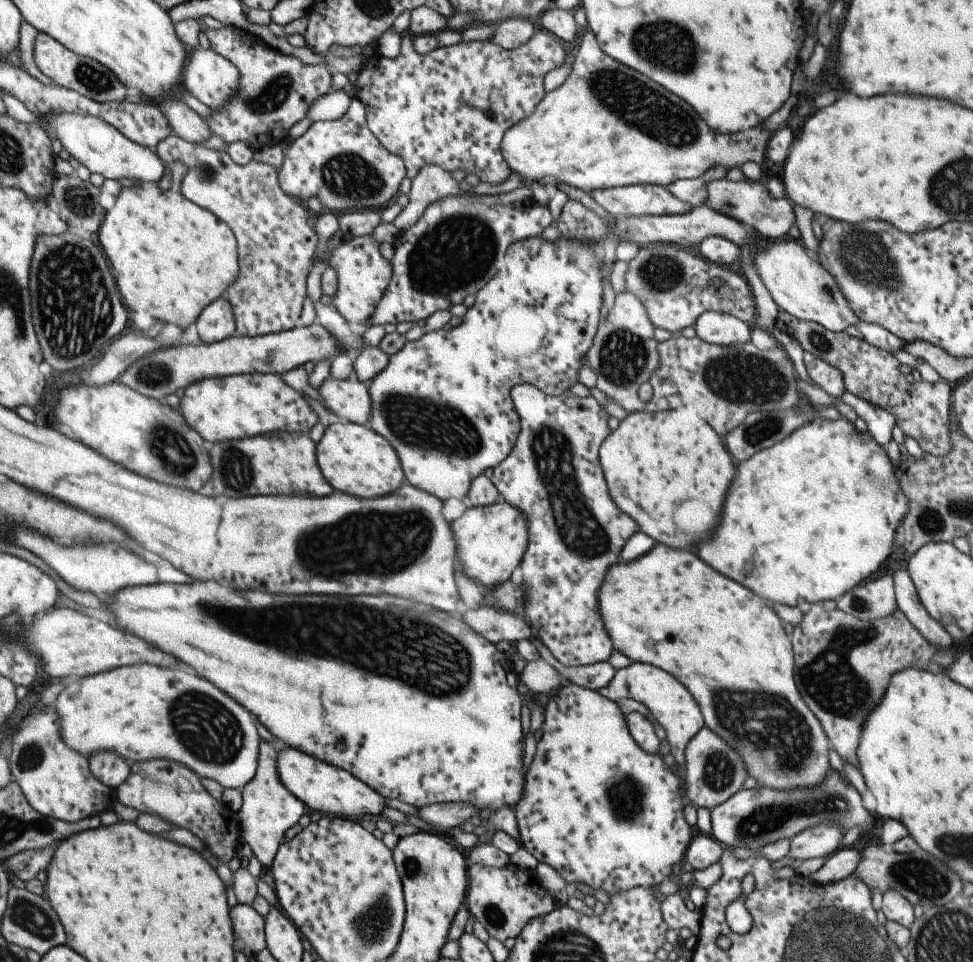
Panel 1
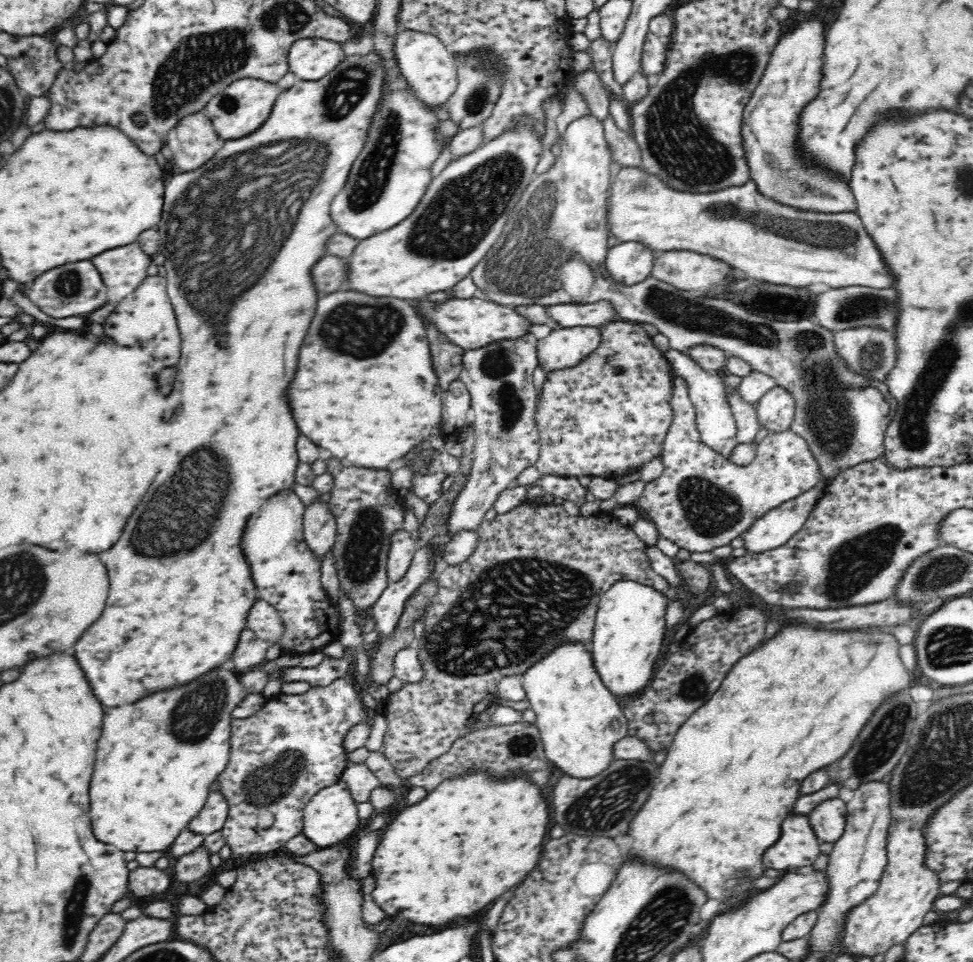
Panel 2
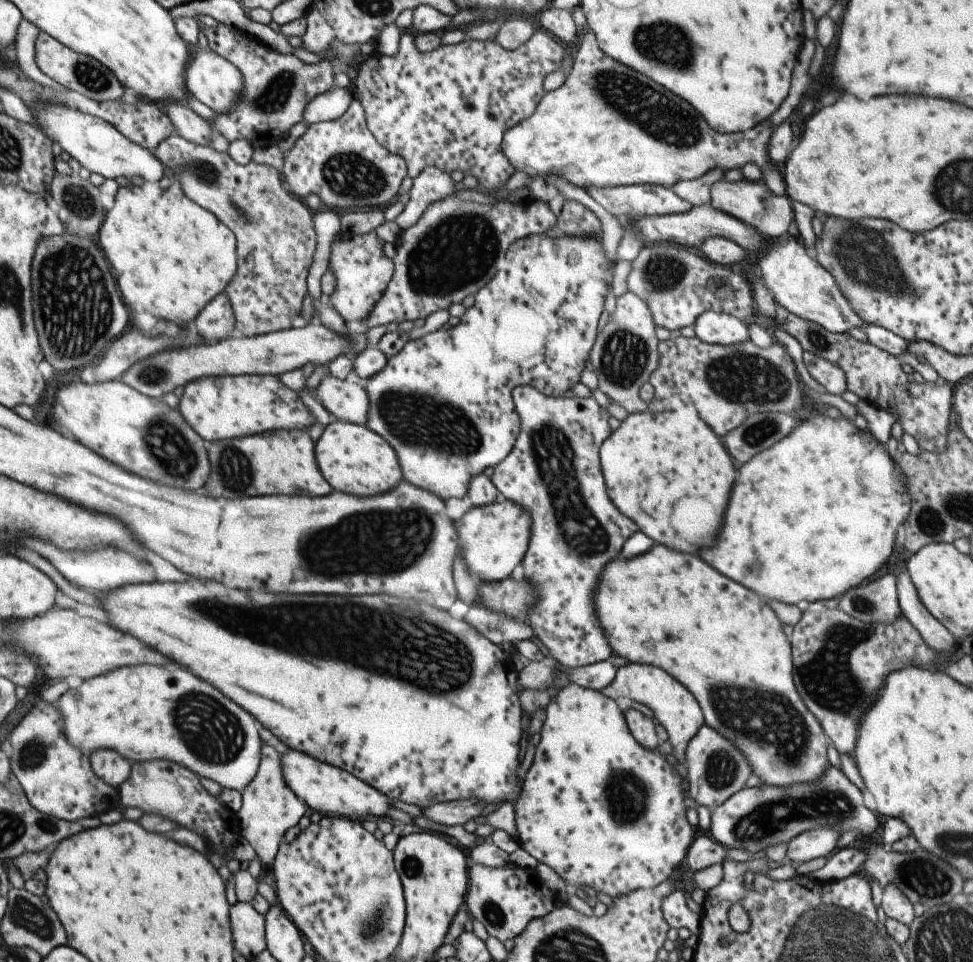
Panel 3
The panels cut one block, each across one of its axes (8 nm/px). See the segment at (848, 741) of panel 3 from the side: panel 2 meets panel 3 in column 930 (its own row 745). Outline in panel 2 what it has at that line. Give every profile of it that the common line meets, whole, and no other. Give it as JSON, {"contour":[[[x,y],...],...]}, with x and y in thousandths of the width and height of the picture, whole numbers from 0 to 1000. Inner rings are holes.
{"contour":[[[765,630],[738,637],[736,640],[721,644],[710,653],[707,661],[702,665],[702,673],[694,679],[687,679],[682,691],[671,701],[666,714],[639,734],[640,741],[645,747],[645,764],[662,770],[671,783],[680,778],[687,778],[697,758],[704,748],[716,739],[740,715],[741,709],[751,694],[773,674],[777,674],[783,665],[787,664],[788,640],[779,631]]]}

